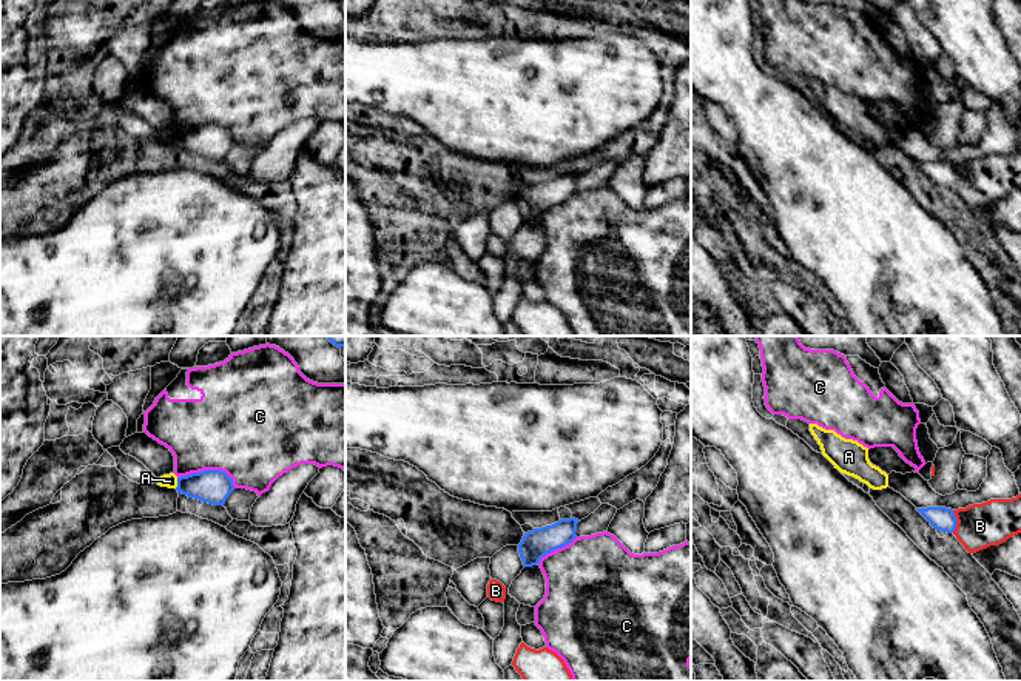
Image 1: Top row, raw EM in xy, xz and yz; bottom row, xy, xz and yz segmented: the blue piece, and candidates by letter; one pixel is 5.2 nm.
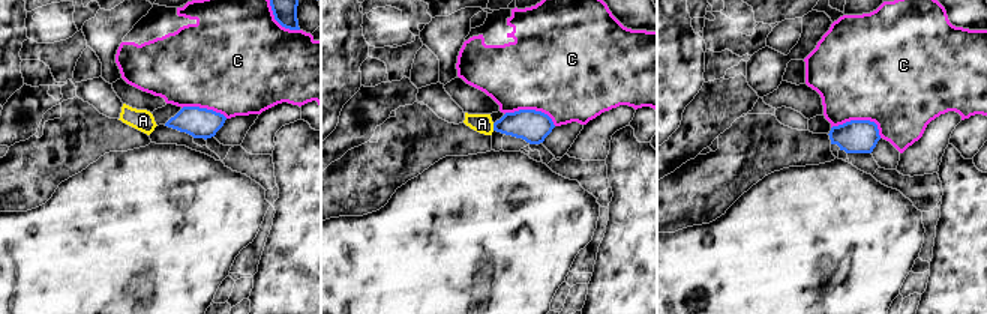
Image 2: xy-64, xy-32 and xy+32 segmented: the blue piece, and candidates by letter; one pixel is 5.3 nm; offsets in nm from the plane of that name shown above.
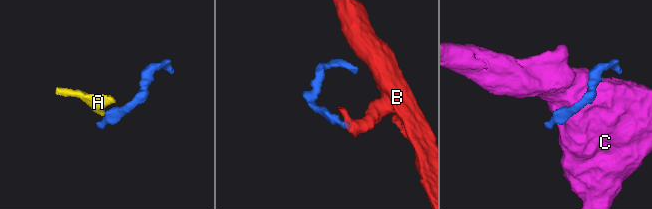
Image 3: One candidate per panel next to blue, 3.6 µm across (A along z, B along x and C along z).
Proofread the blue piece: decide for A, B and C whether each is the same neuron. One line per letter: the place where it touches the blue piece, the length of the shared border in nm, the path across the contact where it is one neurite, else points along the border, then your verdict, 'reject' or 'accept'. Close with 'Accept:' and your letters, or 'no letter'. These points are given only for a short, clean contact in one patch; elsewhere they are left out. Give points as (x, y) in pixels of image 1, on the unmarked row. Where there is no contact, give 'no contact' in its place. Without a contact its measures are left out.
A: meets blue in xy at (178, 137); contact 60 nm long; border along xy (178, 133), (175, 142); reject
B: meets blue in yz at (956, 176); contact 120 nm long; border along yz (952, 165), (956, 174), (953, 187); reject
C: meets blue in xy at (208, 125); contact 300 nm long; reject
Accept: no letter

